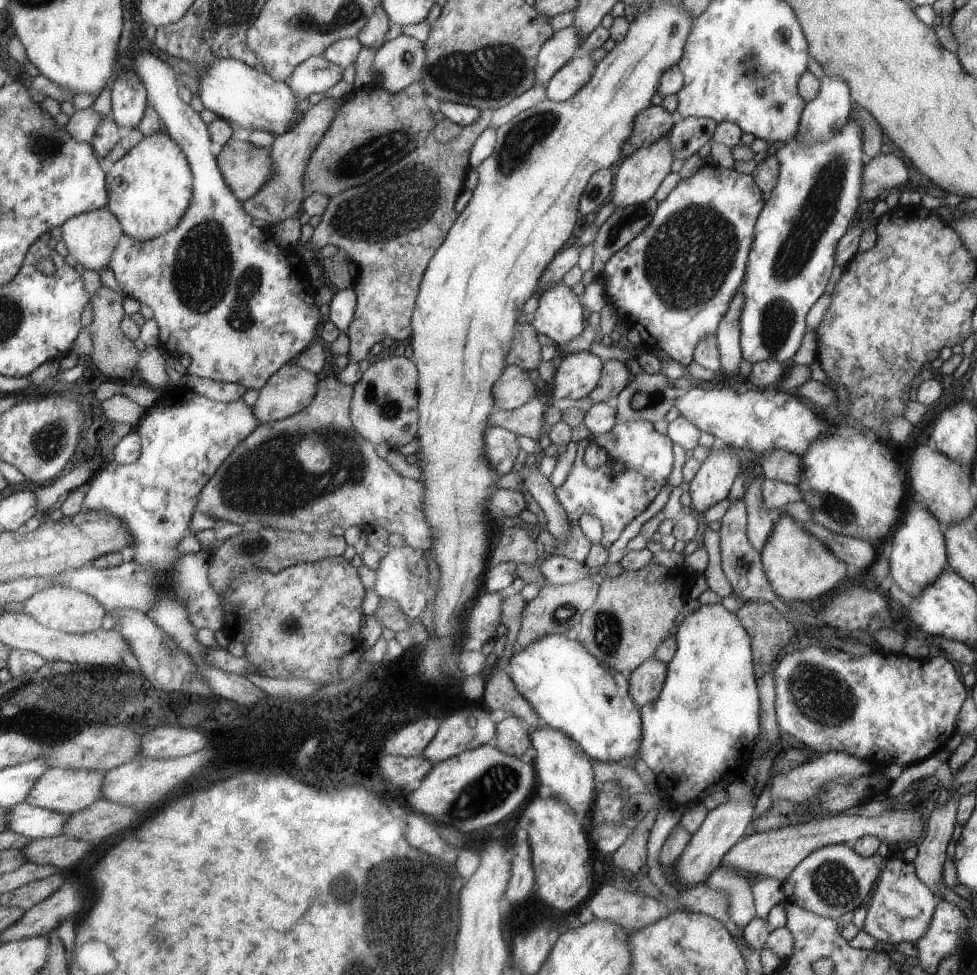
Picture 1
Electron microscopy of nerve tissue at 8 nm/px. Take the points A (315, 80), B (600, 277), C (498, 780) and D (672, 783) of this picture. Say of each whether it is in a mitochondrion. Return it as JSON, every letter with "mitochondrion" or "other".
{"A":"other","B":"other","C":"mitochondrion","D":"other"}

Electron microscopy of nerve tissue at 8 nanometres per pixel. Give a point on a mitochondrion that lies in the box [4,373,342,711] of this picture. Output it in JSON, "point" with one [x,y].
{"point":[49,441]}

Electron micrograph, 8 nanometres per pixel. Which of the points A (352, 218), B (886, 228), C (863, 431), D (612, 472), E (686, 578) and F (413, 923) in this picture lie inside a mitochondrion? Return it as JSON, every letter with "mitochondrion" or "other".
{"A":"mitochondrion","B":"other","C":"other","D":"mitochondrion","E":"other","F":"mitochondrion"}

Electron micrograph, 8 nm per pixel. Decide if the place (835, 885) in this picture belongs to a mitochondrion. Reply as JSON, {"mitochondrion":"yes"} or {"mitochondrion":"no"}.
{"mitochondrion":"yes"}

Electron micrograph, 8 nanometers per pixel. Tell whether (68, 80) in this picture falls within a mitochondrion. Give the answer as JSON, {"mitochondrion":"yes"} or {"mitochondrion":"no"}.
{"mitochondrion":"no"}

